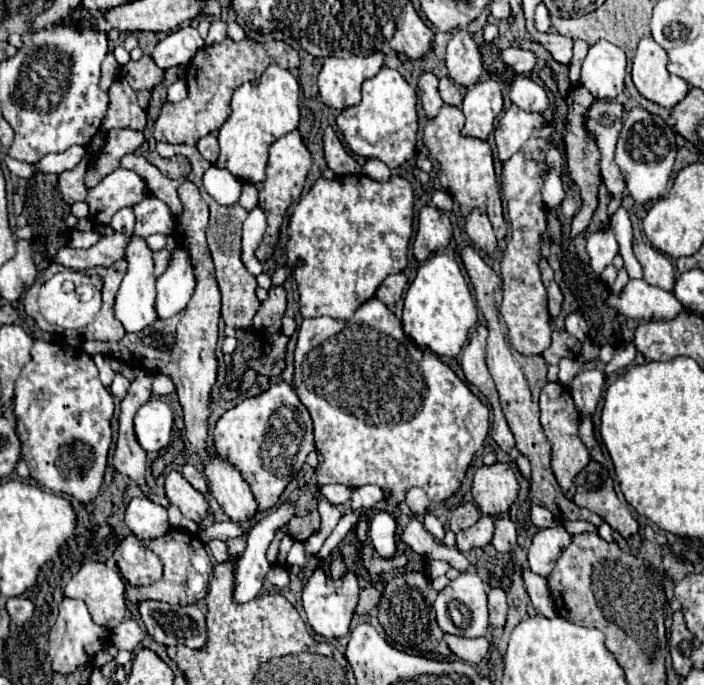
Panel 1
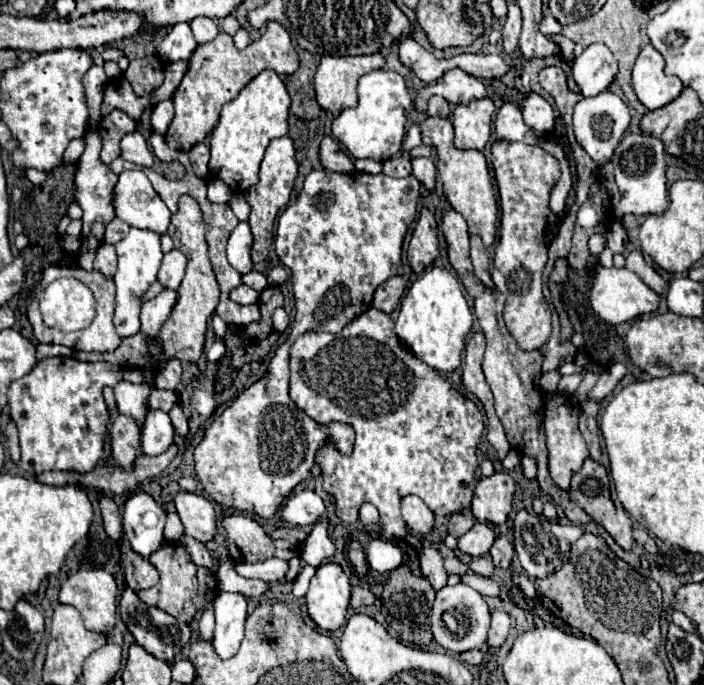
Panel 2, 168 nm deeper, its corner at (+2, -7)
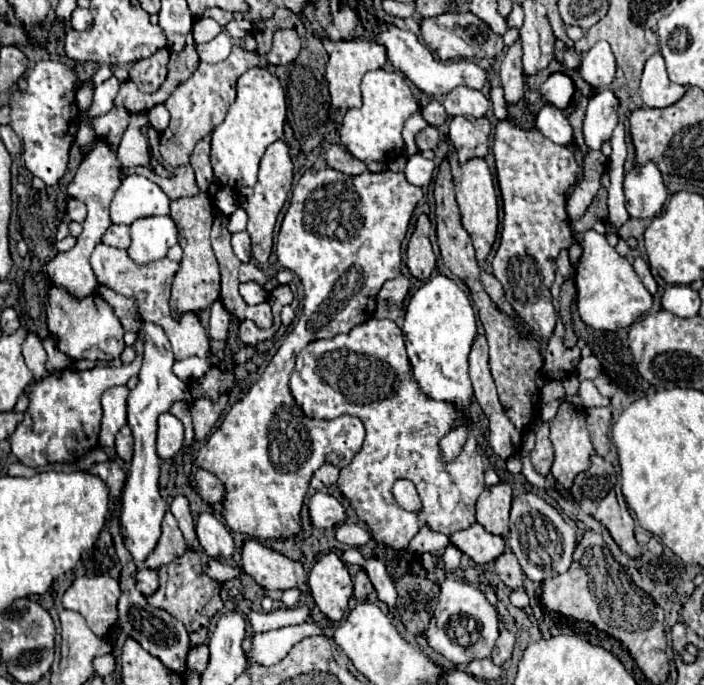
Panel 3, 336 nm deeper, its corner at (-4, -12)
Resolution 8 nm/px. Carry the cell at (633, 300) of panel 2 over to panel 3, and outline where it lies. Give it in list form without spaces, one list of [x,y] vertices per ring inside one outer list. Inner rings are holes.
[[[588,230],[584,234],[584,254],[576,267],[577,308],[580,318],[596,330],[618,330],[636,322],[652,308],[652,294],[636,276],[632,264],[620,258],[606,242],[606,236]]]

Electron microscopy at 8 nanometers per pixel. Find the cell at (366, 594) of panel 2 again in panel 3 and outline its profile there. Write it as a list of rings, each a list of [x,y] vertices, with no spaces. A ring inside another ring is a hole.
[[[358,572],[354,576],[354,598],[356,598],[356,602],[366,602],[372,592],[374,592],[374,586],[372,586],[370,578],[366,576],[366,572]]]

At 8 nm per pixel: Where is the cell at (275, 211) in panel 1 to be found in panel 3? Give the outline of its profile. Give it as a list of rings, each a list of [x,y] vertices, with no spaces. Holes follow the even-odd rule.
[[[274,142],[270,144],[270,148],[266,150],[262,162],[260,162],[260,172],[258,172],[258,184],[252,188],[242,188],[238,192],[238,200],[240,206],[246,210],[246,214],[250,214],[250,238],[252,238],[252,258],[260,264],[266,264],[272,252],[272,234],[274,234],[274,224],[276,218],[284,206],[284,202],[288,200],[288,192],[292,188],[292,180],[294,180],[294,164],[290,160],[290,150],[286,146],[286,142]]]

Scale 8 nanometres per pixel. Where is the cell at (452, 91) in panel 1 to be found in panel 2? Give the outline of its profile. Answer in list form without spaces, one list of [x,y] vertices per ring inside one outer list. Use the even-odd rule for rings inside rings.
[[[430,97],[428,101],[428,115],[438,115],[438,117],[448,117],[450,115],[450,105],[446,103],[444,97]]]

